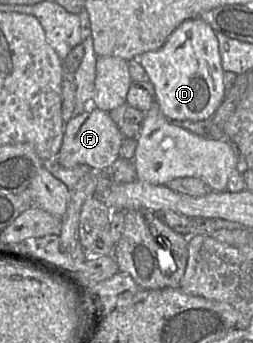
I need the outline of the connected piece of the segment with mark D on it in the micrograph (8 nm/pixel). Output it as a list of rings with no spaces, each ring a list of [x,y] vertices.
[[[198,17],[182,22],[160,49],[140,55],[138,61],[153,84],[155,100],[167,119],[210,119],[226,95],[217,37],[211,26]]]

